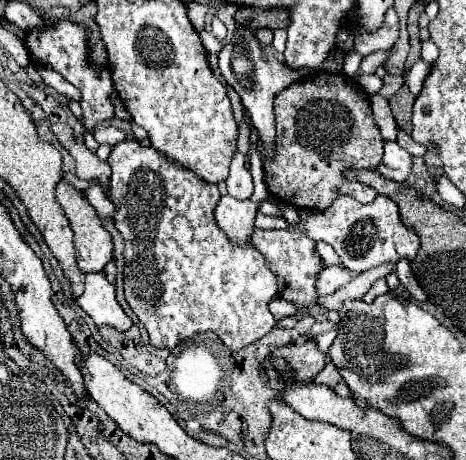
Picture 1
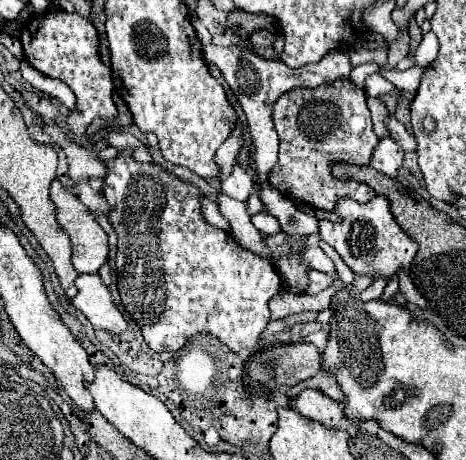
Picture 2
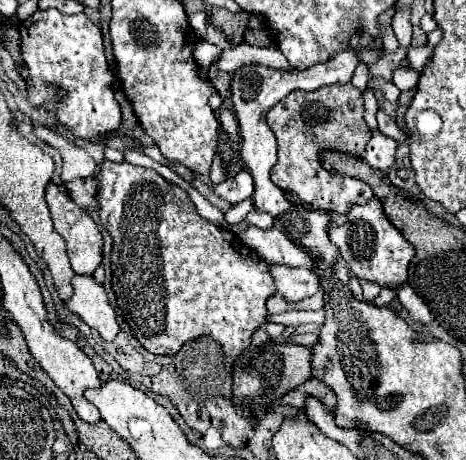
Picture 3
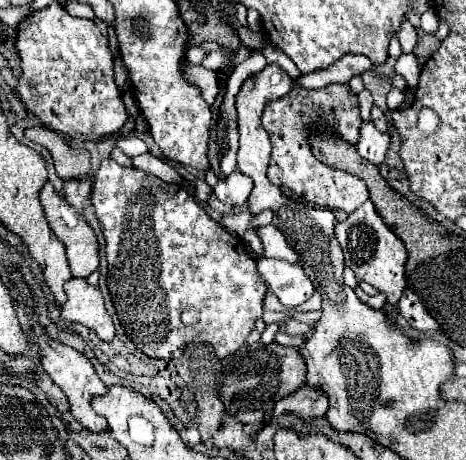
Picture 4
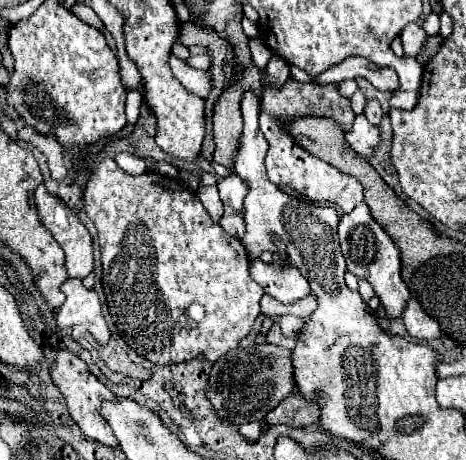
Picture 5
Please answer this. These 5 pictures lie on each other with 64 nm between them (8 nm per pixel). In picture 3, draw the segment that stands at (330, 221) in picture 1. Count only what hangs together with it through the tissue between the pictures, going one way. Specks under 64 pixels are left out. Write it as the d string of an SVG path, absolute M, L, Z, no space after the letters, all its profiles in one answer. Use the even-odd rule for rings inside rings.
M372 198L362 206L354 204L348 210L348 222L344 226L336 226L336 224L328 226L328 238L338 246L342 260L358 278L364 278L370 282L374 280L382 286L394 286L394 288L406 282L408 264L414 258L414 248L392 226L378 198ZM258 210L250 212L250 214L246 216L246 222L254 224L254 226L258 226L258 228L262 228L262 230L268 230L268 228L274 226L272 216L270 214L264 214L264 212L258 212Z

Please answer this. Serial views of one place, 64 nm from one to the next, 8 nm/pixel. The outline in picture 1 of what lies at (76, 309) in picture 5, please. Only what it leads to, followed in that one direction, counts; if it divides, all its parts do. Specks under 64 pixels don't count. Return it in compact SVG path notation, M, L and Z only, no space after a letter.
M104 272L86 274L84 286L86 286L86 290L78 298L78 304L98 326L108 324L120 332L124 332L132 326L132 320L126 316L126 312L122 310L122 306L116 300L114 284L108 282Z

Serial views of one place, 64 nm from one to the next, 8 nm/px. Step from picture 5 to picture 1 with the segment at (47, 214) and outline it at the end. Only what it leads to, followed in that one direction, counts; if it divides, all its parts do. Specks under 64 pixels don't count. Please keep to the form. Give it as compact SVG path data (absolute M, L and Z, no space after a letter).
M60 180L60 184L56 184L56 200L62 204L70 226L74 230L74 244L76 244L76 258L78 258L78 268L82 268L82 272L102 272L104 266L112 260L112 252L114 252L114 244L112 244L112 236L108 234L108 230L102 226L100 216L96 214L96 210L88 204L84 192L76 190L72 184L68 184L66 180Z

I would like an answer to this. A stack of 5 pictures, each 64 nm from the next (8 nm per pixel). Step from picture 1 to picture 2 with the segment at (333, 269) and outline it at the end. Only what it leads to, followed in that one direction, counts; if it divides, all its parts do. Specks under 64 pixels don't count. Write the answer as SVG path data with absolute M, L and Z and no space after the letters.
M310 270L310 286L308 286L308 294L318 294L322 290L326 290L328 286L332 286L336 282L336 276L330 276L326 272L318 272L318 270Z

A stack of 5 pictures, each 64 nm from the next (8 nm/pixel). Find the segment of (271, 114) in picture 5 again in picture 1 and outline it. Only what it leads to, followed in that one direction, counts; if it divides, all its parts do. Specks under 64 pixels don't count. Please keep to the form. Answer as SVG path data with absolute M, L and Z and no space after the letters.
M318 70L312 76L306 76L300 82L290 84L288 88L278 92L274 98L274 112L276 112L274 158L268 160L262 152L262 146L258 146L264 166L264 182L274 198L294 208L326 210L338 196L352 196L362 204L370 204L378 196L370 186L344 178L344 172L350 168L376 170L376 166L382 164L384 156L384 140L374 122L368 94L360 88L356 80L342 72Z

